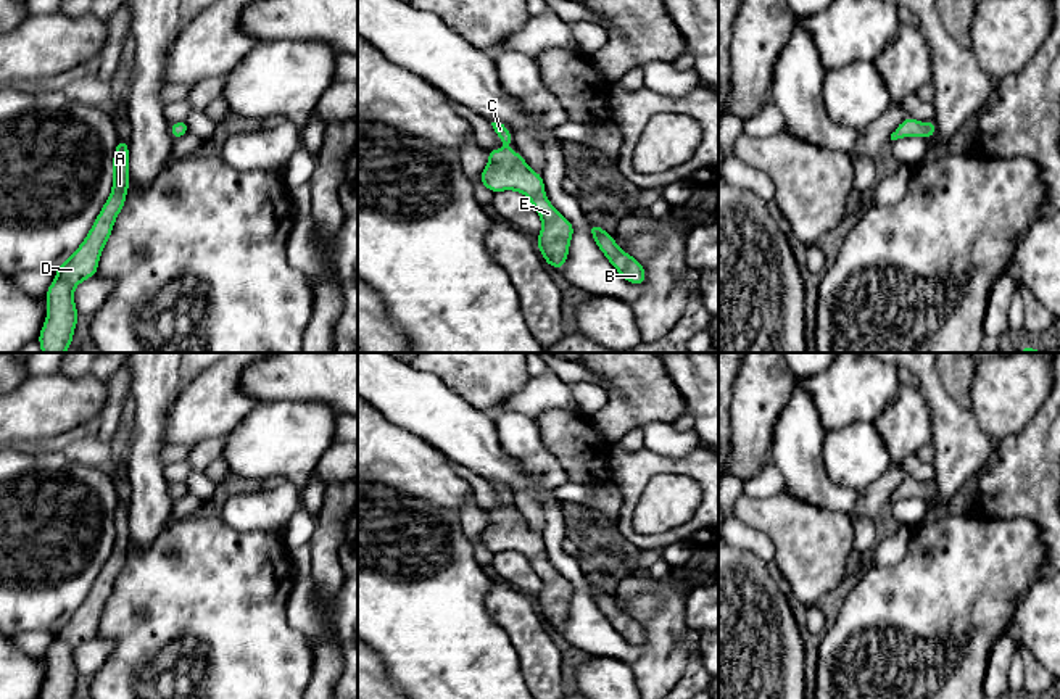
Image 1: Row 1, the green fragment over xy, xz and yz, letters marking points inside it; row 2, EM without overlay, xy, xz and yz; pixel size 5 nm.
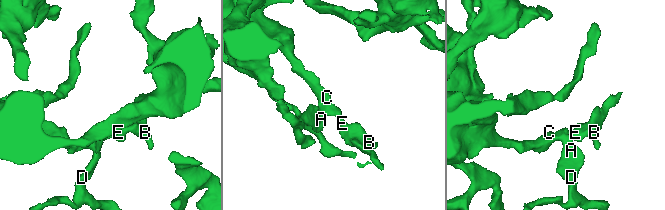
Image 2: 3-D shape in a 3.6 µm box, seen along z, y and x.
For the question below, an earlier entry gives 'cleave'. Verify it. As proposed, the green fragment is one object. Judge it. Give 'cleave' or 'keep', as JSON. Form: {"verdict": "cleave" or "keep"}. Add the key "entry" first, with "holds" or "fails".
{"entry": "fails", "verdict": "keep"}

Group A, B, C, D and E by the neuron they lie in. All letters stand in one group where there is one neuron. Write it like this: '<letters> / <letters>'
A B C D E

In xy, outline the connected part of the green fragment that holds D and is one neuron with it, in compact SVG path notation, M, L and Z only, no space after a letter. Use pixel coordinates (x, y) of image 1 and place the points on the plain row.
M119 499L113 517L113 549L98 573L92 589L71 618L56 630L47 659L47 680L39 699L72 699L77 686L77 670L74 665L76 647L90 639L98 631L98 622L108 602L114 581L126 564L129 549L129 504Z

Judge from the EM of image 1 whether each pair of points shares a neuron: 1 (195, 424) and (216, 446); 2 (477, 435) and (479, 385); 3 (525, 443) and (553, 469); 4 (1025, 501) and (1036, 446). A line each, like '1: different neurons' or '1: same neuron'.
1: different neurons
2: different neurons
3: same neuron
4: same neuron

